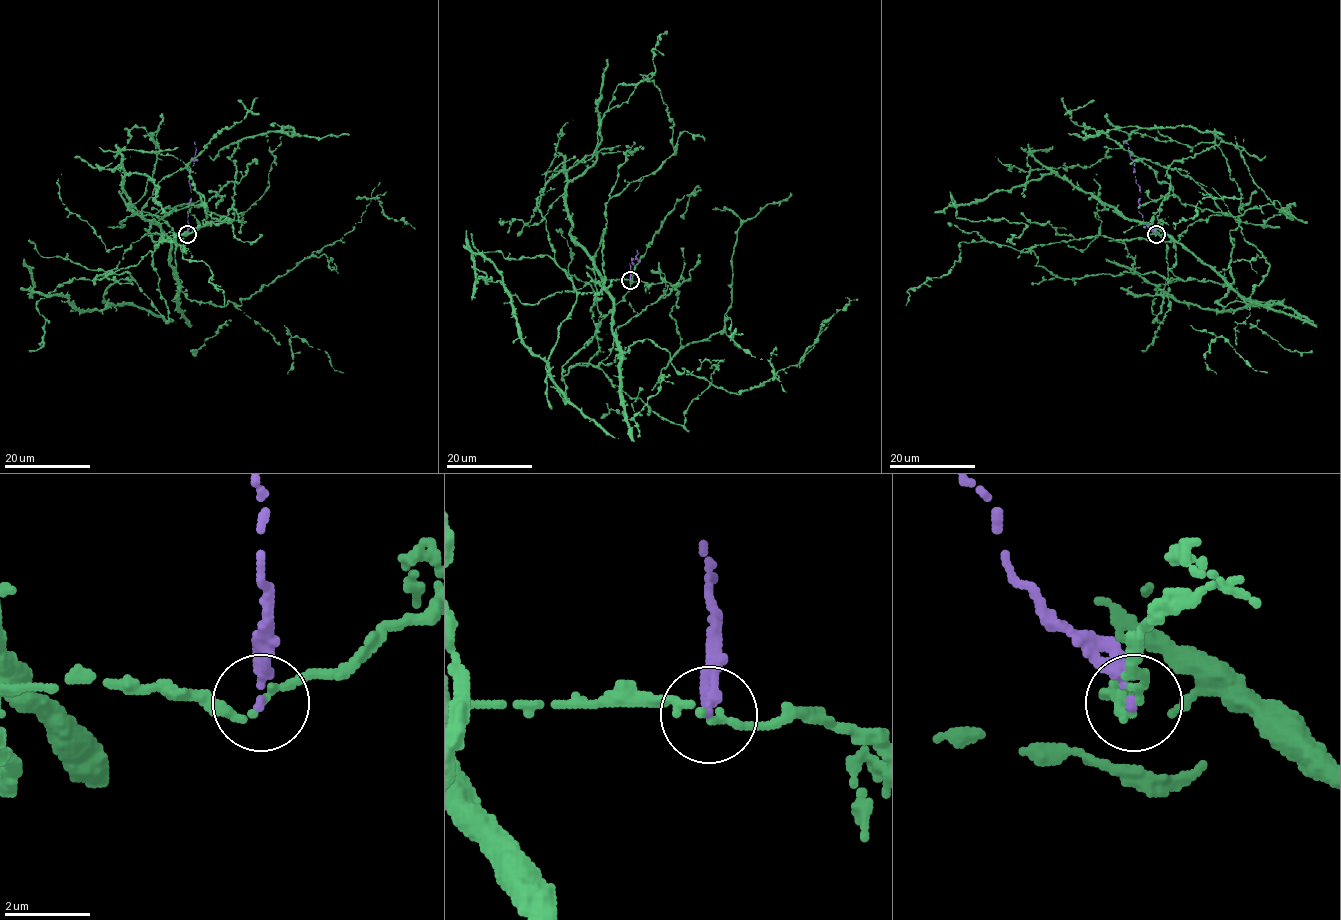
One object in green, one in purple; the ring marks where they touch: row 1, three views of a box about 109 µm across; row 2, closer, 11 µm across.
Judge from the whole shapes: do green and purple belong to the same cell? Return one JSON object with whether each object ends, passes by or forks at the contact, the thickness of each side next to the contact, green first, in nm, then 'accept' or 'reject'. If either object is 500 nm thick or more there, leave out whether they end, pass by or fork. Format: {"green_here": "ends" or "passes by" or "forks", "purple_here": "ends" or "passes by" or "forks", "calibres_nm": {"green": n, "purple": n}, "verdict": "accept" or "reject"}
{"green_here": "passes by", "purple_here": "ends", "calibres_nm": {"green": 160, "purple": 240}, "verdict": "reject"}

